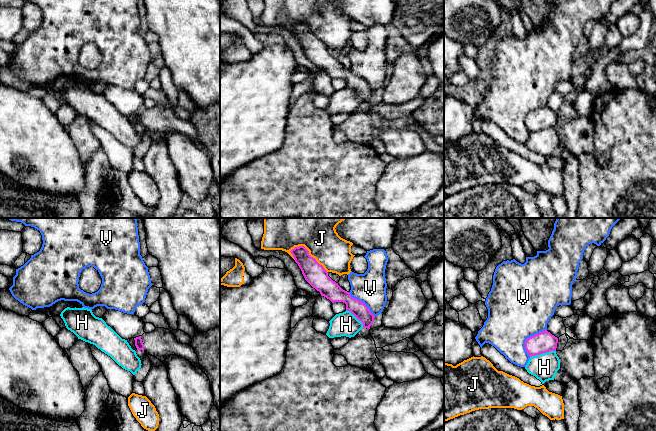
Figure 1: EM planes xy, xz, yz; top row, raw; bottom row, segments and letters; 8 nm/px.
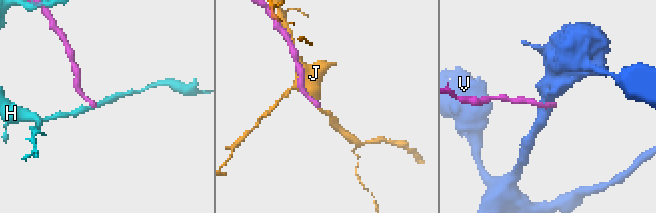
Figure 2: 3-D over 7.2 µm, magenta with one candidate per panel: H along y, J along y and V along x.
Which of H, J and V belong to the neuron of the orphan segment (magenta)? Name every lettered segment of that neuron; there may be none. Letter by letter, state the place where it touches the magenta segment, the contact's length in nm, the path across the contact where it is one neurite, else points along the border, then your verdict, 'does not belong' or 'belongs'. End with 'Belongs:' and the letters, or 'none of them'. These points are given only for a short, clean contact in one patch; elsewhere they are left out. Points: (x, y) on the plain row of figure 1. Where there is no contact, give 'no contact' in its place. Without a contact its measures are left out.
H: contact yz (542, 129); length 220 nm; does not belong
J: contact xz (308, 29); length 360 nm; does not belong
V: contact yz (528, 114); length 260 nm; border yz (546, 105), (531, 111), (525, 117), (525, 126), (529, 132); does not belong
Belongs: none of them

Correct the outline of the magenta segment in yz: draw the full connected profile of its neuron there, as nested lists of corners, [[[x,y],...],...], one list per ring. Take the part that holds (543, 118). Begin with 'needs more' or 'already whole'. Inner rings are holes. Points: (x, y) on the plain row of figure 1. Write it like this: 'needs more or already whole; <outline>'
already whole; [[[547,106],[535,110],[525,117],[525,125],[530,133],[556,127],[558,114]]]

